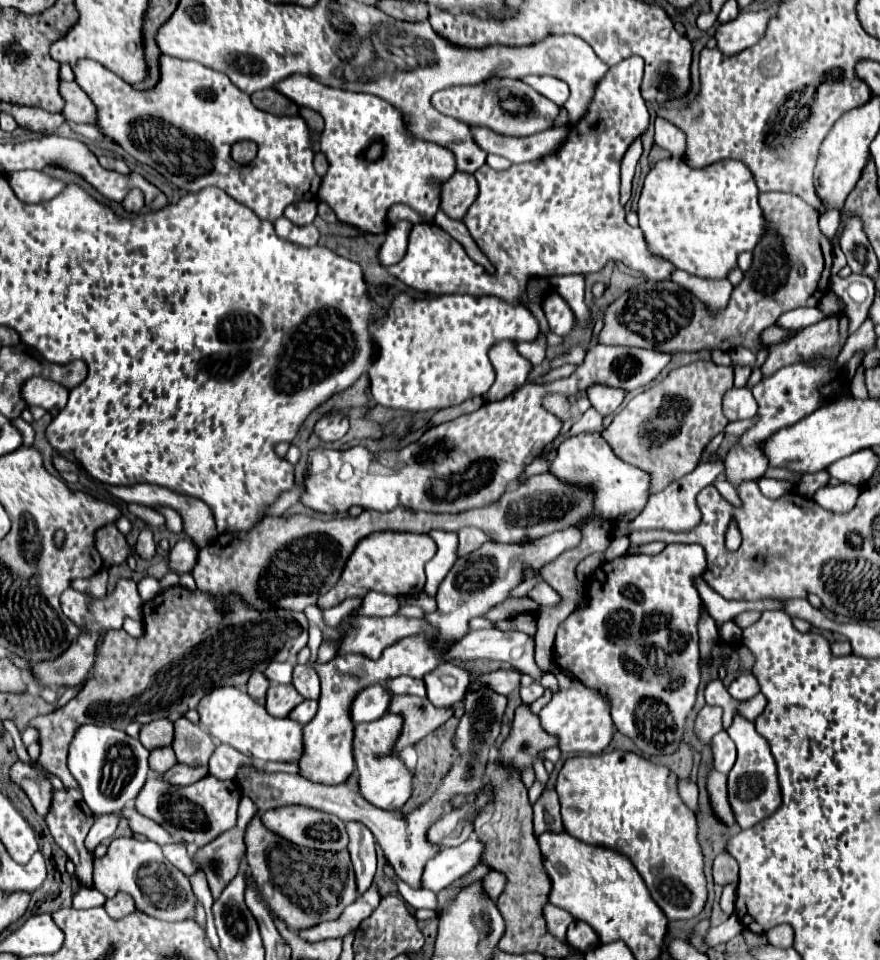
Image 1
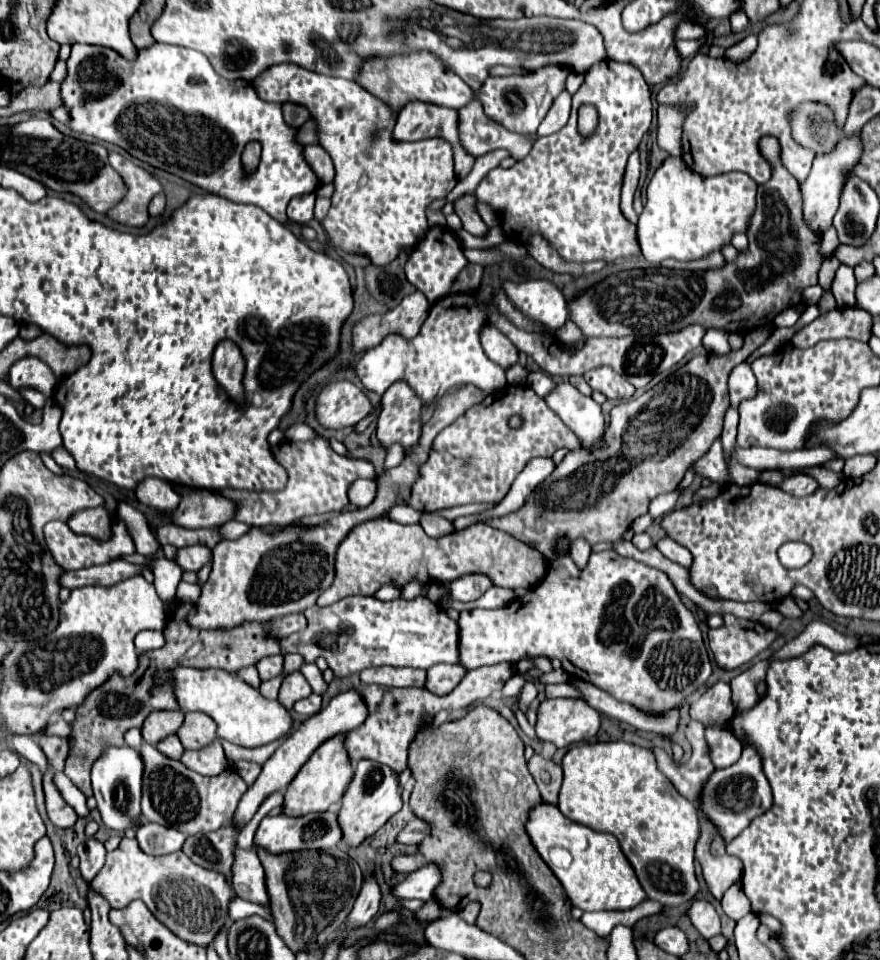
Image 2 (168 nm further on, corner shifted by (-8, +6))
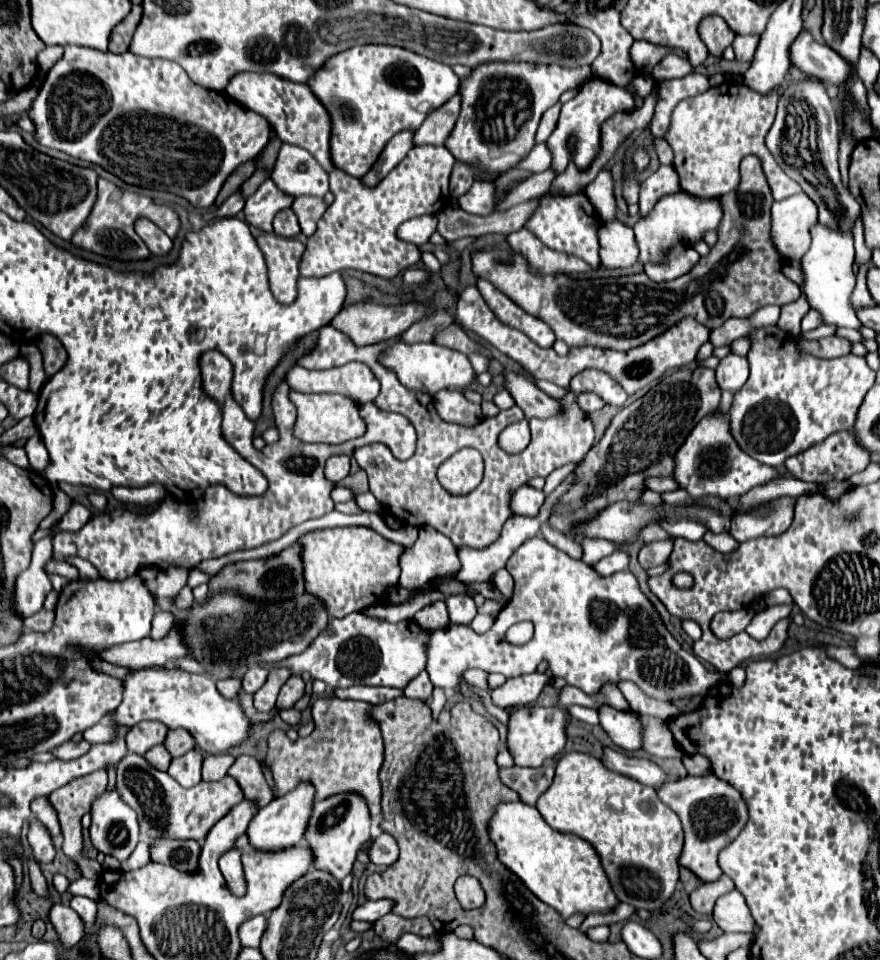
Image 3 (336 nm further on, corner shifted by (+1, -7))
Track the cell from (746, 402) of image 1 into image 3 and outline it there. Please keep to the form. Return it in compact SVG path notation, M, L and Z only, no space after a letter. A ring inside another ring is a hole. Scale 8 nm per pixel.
M728 354L716 368L716 382L722 390L740 390L748 378L748 360L744 356Z

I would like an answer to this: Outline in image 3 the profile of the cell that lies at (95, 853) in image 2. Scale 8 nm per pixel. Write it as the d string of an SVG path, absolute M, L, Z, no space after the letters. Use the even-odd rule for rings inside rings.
M74 896L70 900L72 910L82 918L84 922L84 938L92 934L94 930L94 922L96 922L96 902L90 898L82 898L82 896Z

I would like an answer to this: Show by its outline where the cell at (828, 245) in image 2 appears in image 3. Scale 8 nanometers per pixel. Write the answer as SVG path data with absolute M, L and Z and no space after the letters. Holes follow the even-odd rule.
M802 296L798 302L792 302L792 304L788 304L788 306L782 308L778 326L784 332L788 332L790 336L800 336L800 322L806 316L808 310L810 310L810 306L806 304L806 298Z

